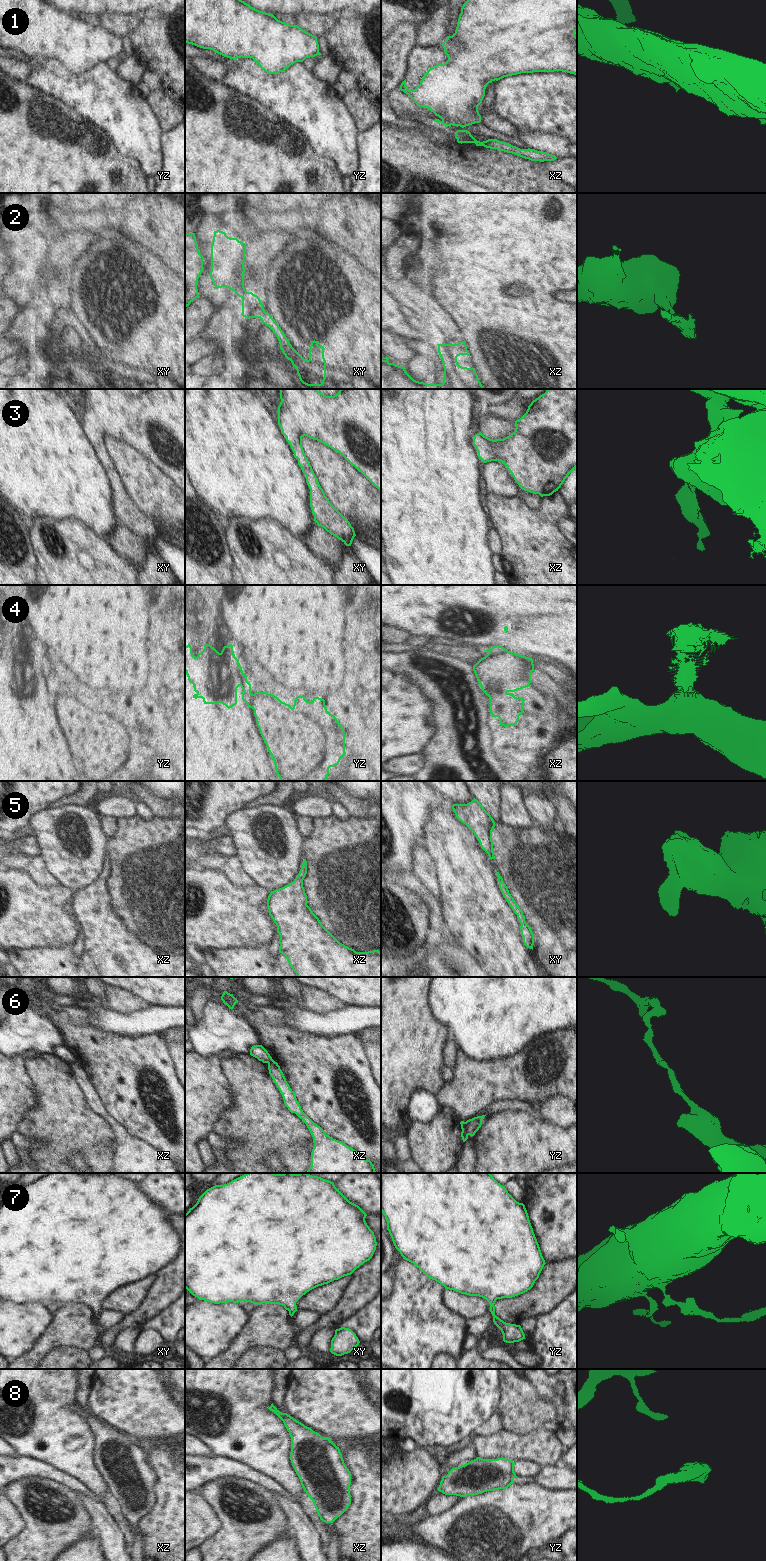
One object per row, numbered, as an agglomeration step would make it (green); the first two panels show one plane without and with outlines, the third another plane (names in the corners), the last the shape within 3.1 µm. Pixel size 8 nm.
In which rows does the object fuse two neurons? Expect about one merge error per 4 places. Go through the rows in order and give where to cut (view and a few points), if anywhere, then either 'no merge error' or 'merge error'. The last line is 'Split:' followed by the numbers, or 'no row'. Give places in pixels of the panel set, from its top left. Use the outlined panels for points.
1: cut in xz along (457, 130), (465, 136), (470, 135); merge error
2: no cut; no merge error
3: no cut; no merge error
4: cut in xz along (489, 651), (512, 653); merge error
5: no cut; no merge error
6: cut in yz along (464, 1122), (468, 1134); merge error
7: no cut; no merge error
8: no cut; no merge error
Split: 1, 4, 6

